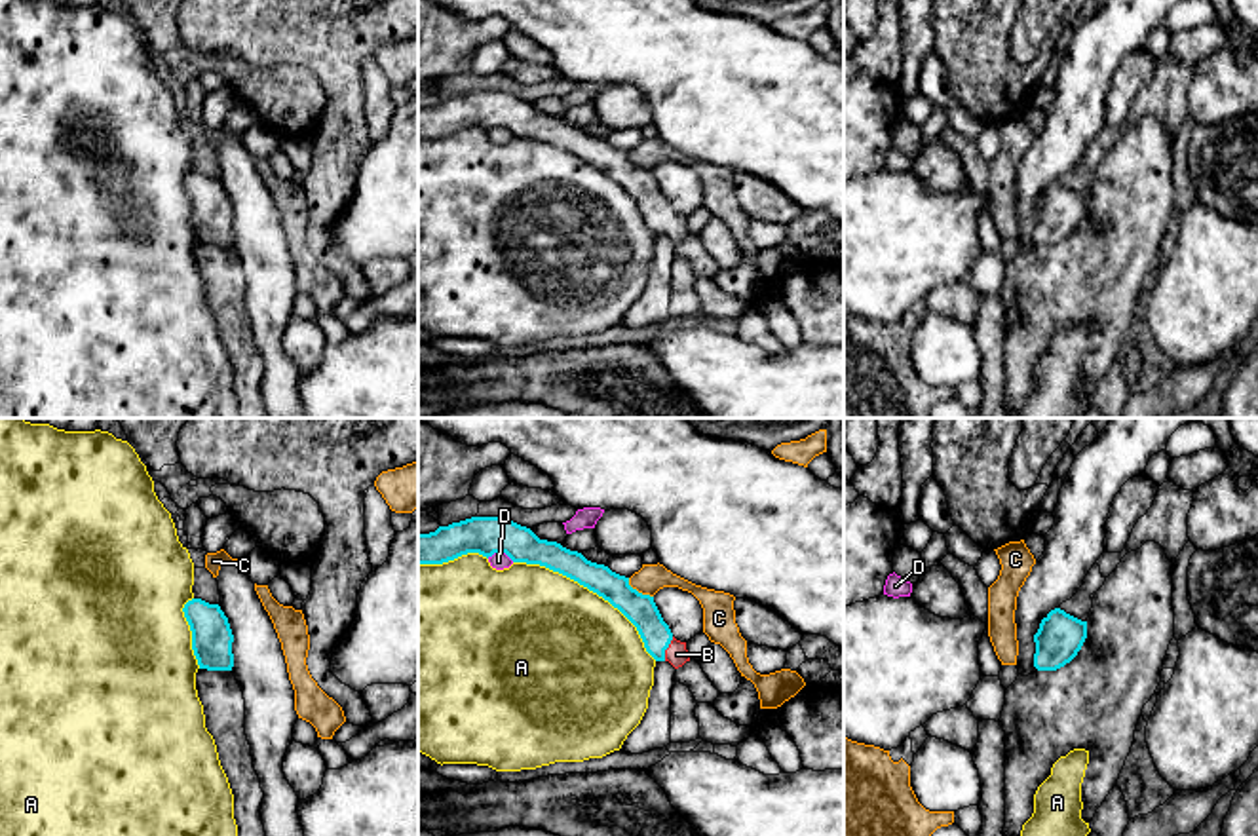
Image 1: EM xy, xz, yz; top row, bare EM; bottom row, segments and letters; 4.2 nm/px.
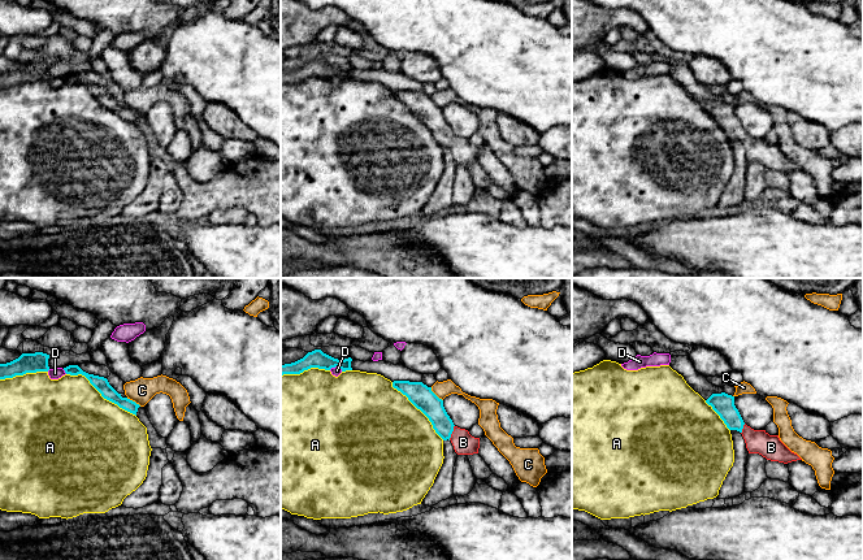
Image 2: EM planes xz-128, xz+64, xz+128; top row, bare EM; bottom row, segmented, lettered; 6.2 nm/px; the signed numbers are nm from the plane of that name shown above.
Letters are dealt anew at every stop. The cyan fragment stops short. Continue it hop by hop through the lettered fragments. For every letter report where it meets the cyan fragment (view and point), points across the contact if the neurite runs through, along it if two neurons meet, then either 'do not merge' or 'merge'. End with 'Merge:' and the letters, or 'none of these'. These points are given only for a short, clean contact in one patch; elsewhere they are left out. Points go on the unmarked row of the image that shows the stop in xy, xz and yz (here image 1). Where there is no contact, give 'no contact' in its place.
A: contact xz (591, 164); do not merge
B: contact xz (667, 221); way xz (641, 185), (667, 221), (677, 228); merge
C: contact xz (637, 166); border xz (628, 152), (633, 162), (652, 171); do not merge
D: contact xz (500, 126); border xz (487, 132), (506, 128), (514, 135); do not merge
Merge: B

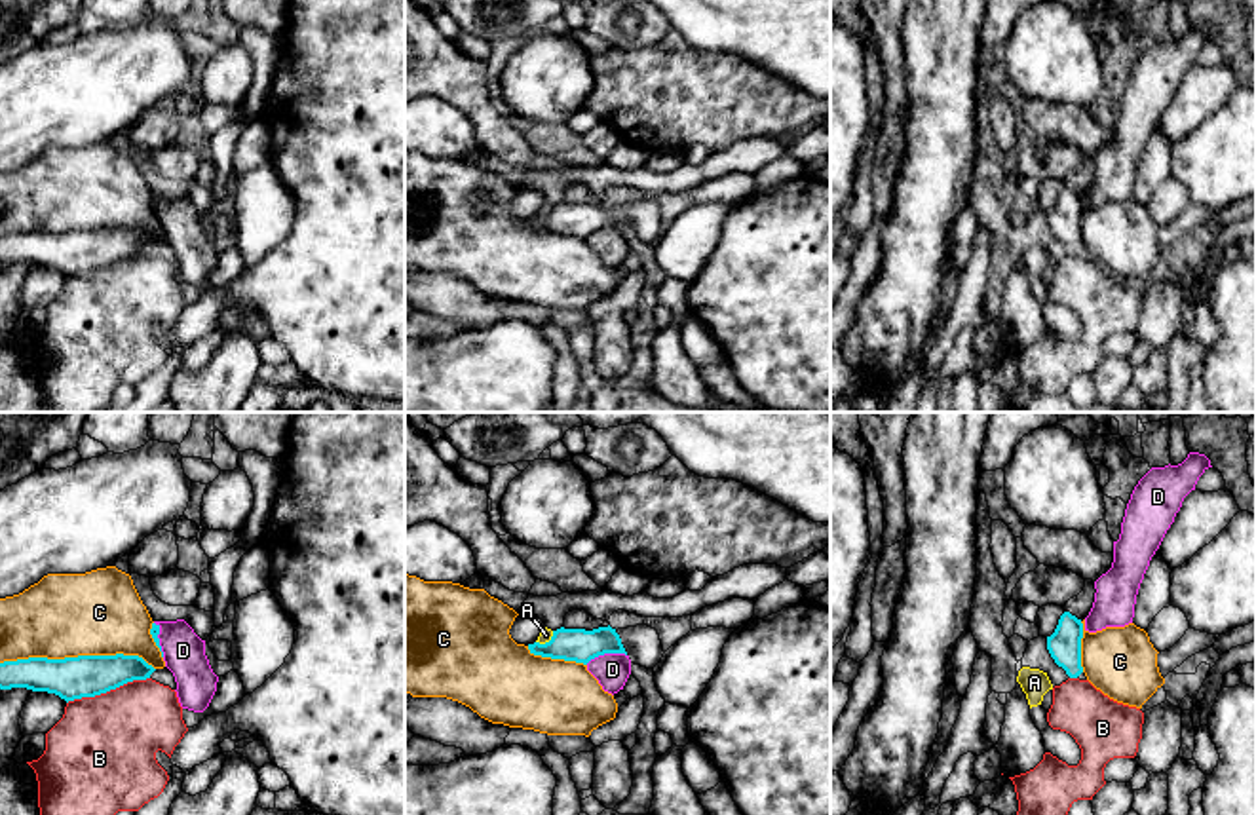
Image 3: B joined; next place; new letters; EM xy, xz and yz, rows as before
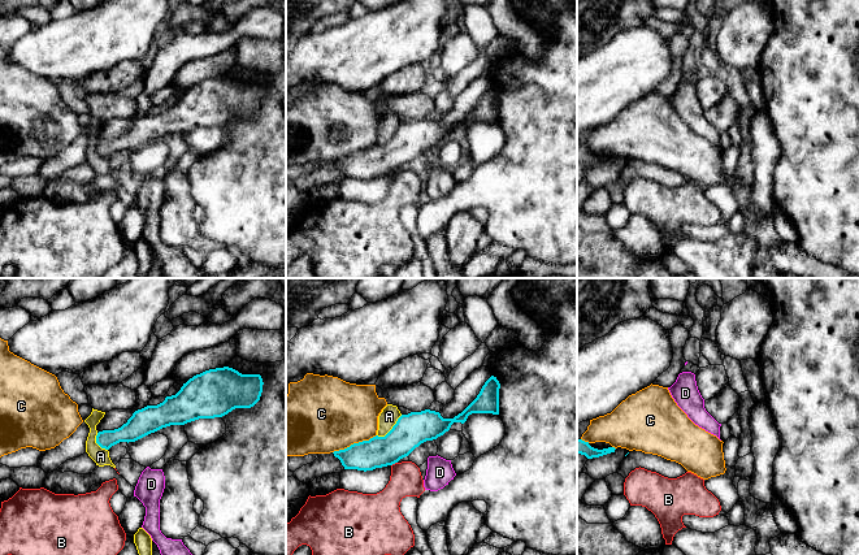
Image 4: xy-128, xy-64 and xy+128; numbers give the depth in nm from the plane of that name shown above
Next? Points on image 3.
A: contact xz (546, 217); border xz (553, 206), (548, 215), (536, 217); do not merge
B: contact xy (107, 265); border xy (149, 251), (128, 255), (94, 270), (75, 272), (67, 278); do not merge
C: contact xy (78, 230); do not merge
D: contact xz (605, 227); border xz (626, 228), (599, 228), (586, 238); do not merge
Merge: none of these

